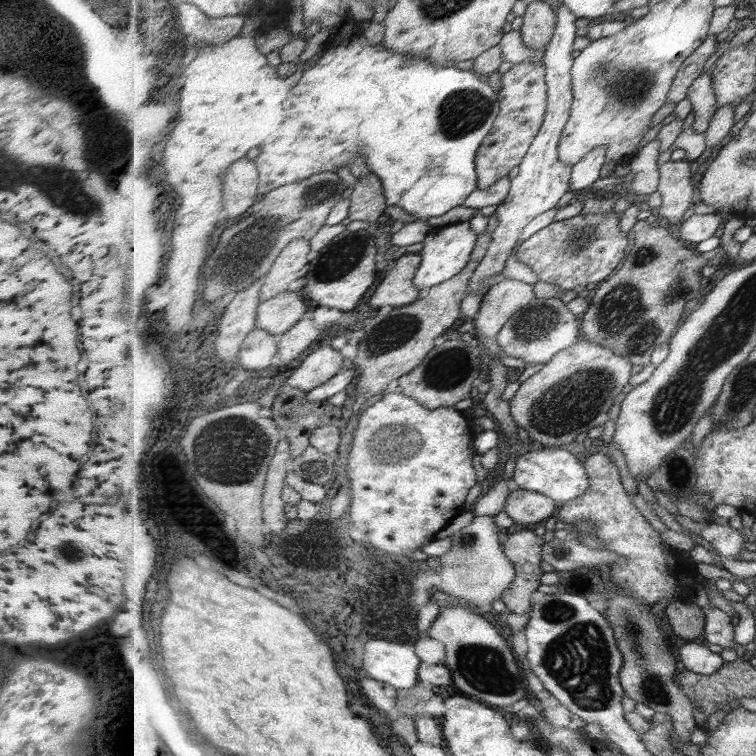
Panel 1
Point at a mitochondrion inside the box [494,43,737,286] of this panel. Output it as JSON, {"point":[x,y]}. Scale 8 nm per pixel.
{"point":[632,89]}

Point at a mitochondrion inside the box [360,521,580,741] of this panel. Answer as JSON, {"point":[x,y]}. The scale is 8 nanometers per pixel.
{"point":[485,668]}

